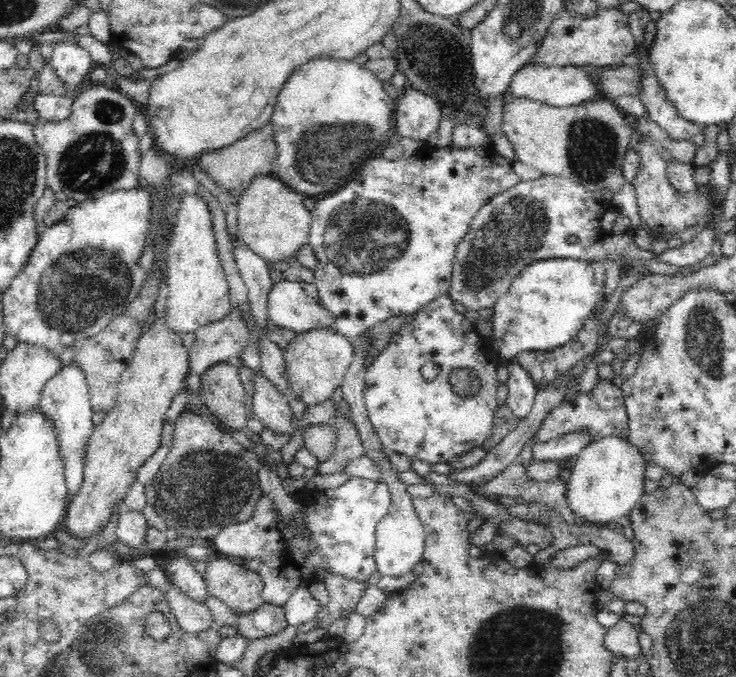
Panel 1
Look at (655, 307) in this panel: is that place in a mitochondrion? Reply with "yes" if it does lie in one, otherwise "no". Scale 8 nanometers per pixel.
no

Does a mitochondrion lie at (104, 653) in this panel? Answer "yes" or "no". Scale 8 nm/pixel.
yes

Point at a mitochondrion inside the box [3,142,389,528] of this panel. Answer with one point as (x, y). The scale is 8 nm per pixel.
(75, 291)

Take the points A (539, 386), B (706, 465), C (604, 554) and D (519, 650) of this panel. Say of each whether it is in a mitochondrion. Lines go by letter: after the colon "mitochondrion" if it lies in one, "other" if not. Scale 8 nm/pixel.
A: other
B: other
C: other
D: mitochondrion

